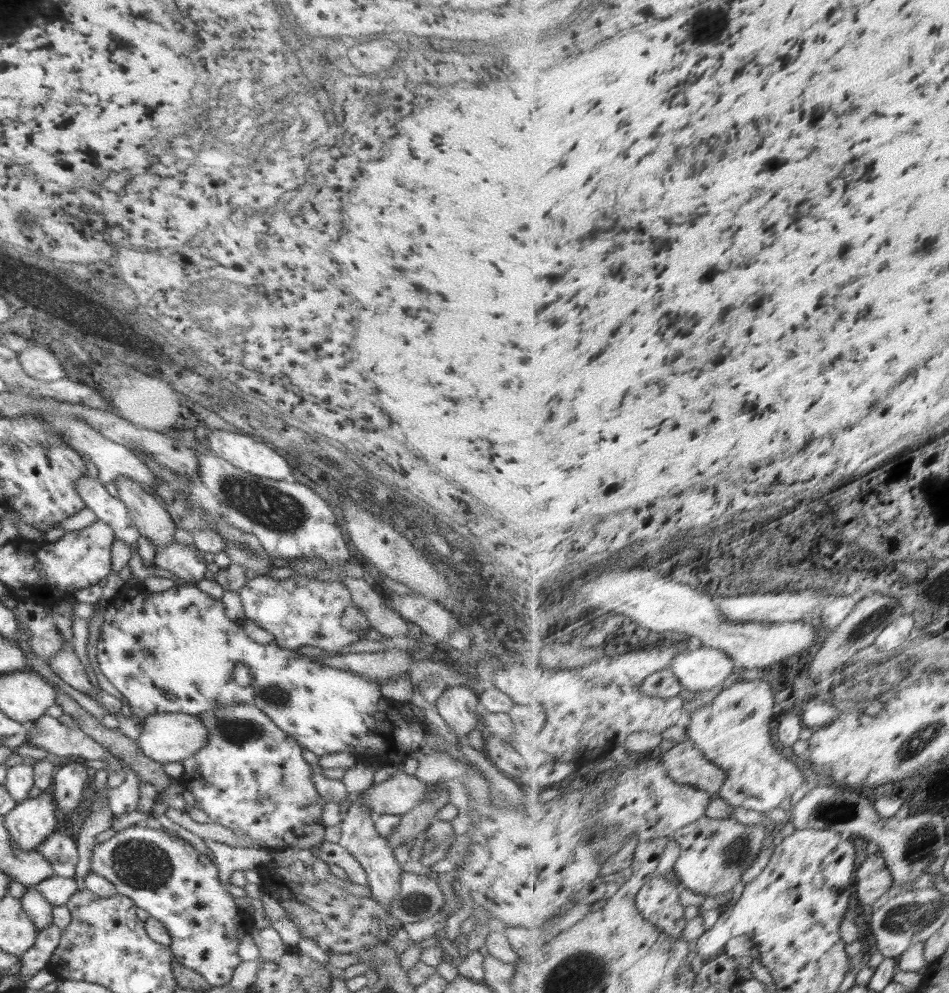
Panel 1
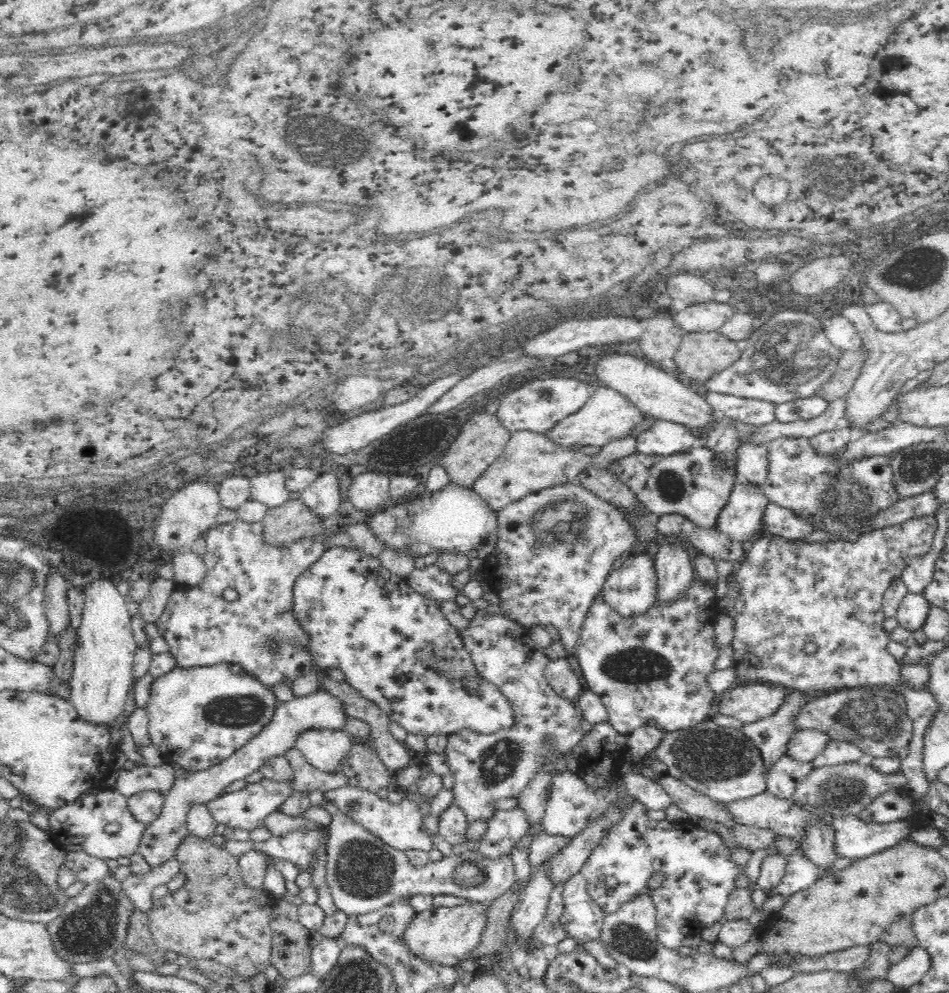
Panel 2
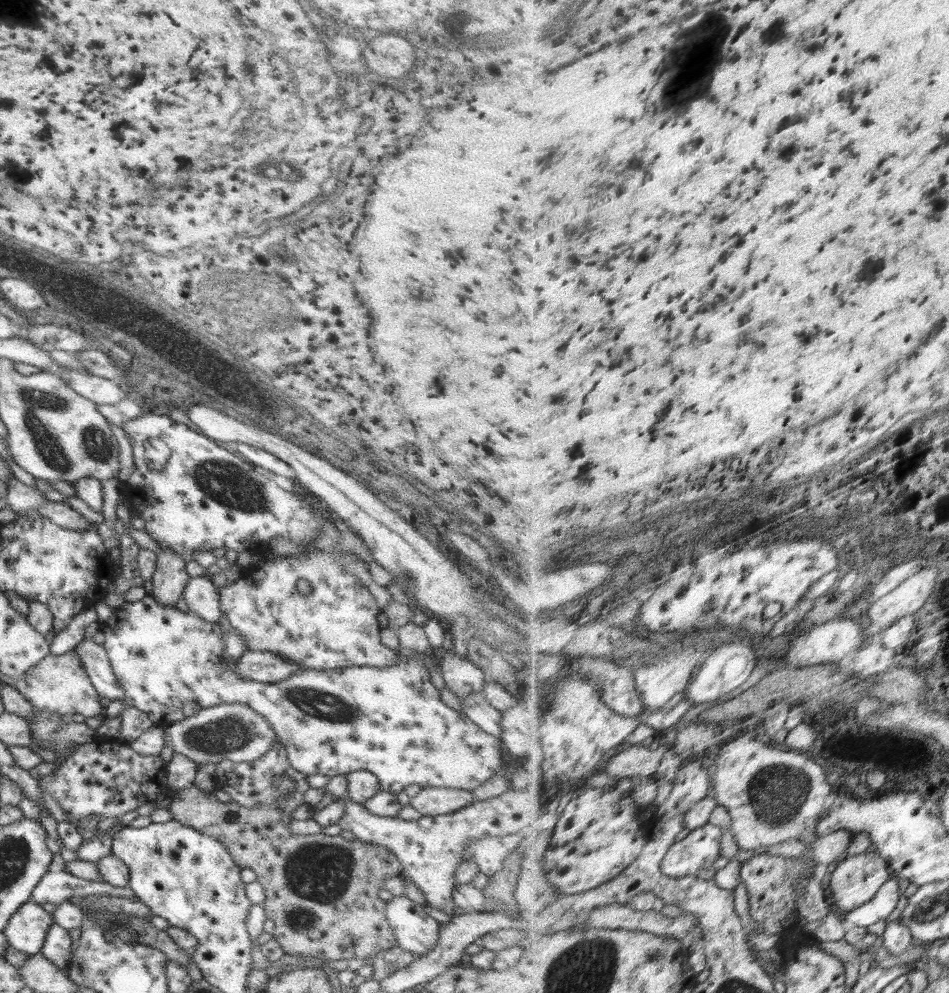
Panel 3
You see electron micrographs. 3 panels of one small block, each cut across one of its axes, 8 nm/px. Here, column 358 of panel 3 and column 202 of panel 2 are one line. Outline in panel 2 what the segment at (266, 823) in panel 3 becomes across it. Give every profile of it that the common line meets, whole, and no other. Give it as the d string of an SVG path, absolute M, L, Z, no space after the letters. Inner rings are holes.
M188 834L177 848L175 858L180 862L181 873L187 876L187 883L181 889L153 900L147 912L148 926L158 948L163 952L172 950L190 959L213 959L247 977L264 973L271 965L271 944L274 936L270 929L270 918L274 896L265 888L253 890L245 886L239 872L239 860L224 847L214 845L211 841Z

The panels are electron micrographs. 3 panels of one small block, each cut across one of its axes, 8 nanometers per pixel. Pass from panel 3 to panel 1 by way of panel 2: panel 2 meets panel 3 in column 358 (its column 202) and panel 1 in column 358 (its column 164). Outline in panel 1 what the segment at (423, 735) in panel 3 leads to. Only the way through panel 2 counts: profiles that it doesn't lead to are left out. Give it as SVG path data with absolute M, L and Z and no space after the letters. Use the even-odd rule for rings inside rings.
M143 584L139 586L128 586L120 588L106 606L104 612L104 622L102 622L102 631L97 643L97 661L100 672L108 678L110 684L122 693L130 706L131 712L136 715L136 719L144 720L148 715L155 712L177 712L188 715L200 715L207 710L214 710L221 706L230 706L237 702L245 702L246 704L253 704L258 707L266 717L274 722L276 727L280 728L286 735L296 740L296 743L302 748L313 752L317 757L322 757L331 753L346 752L354 756L358 763L370 763L374 766L375 770L380 768L382 764L396 766L396 772L404 772L404 762L408 758L413 758L420 763L424 757L434 755L435 752L430 748L426 742L426 733L430 732L426 725L423 723L408 724L408 721L402 718L402 709L397 707L397 704L388 697L385 697L375 682L370 682L362 676L355 675L354 673L337 669L332 666L326 666L319 662L316 657L308 657L296 650L282 648L277 644L269 643L262 645L252 641L244 631L243 622L234 622L230 620L225 613L221 599L214 599L211 595L200 591L195 585L176 585L170 590L164 592L150 592ZM165 690L171 690L176 698L168 699L165 695Z

